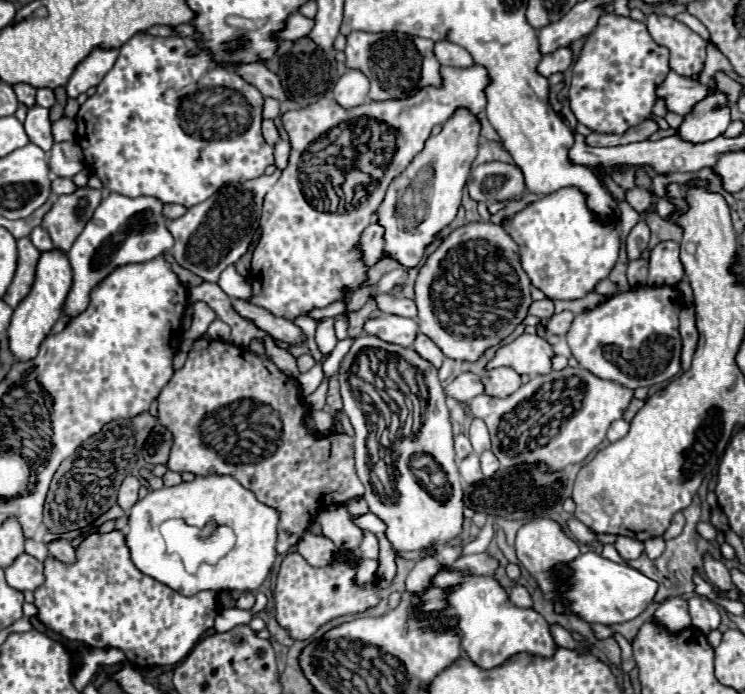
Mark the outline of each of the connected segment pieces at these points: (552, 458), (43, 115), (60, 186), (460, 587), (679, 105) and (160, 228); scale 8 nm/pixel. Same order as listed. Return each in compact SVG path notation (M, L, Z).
M562 368L552 370L546 376L534 376L526 384L522 384L508 398L494 396L476 396L470 400L470 412L474 418L482 418L492 436L492 452L500 460L502 466L510 468L524 462L544 462L552 470L564 470L568 464L582 462L602 440L606 438L608 426L622 418L630 400L634 398L632 388L622 388L622 384L614 384L612 380L602 380L588 372L586 368Z
M34 104L28 108L28 114L26 114L26 120L24 120L24 128L26 128L26 134L30 138L32 144L40 146L44 152L48 152L54 144L52 140L52 132L50 132L50 118L48 118L48 110Z
M54 178L50 188L52 188L52 192L58 194L58 196L62 196L62 194L72 194L72 192L76 190L76 186L74 186L74 182L72 182L70 178Z
M442 568L434 576L432 584L450 588L448 610L434 616L436 618L458 616L458 630L462 634L462 650L480 668L496 668L518 652L530 652L530 654L550 658L558 650L550 634L550 624L536 610L532 608L524 610L510 604L508 594L492 576L464 576L460 572Z
M670 70L666 80L658 84L658 98L666 102L666 108L670 112L676 112L680 116L690 112L690 108L696 102L700 102L706 94L708 94L708 86L702 86L692 78L684 78L674 70Z
M110 192L100 202L94 216L88 220L82 234L76 238L76 242L68 252L74 270L74 284L64 302L64 312L68 318L74 318L88 308L90 292L110 272L114 272L114 268L120 268L124 264L148 262L174 246L174 238L166 228L166 218L162 216L162 208L164 202L154 200L152 196L128 198L116 192Z

